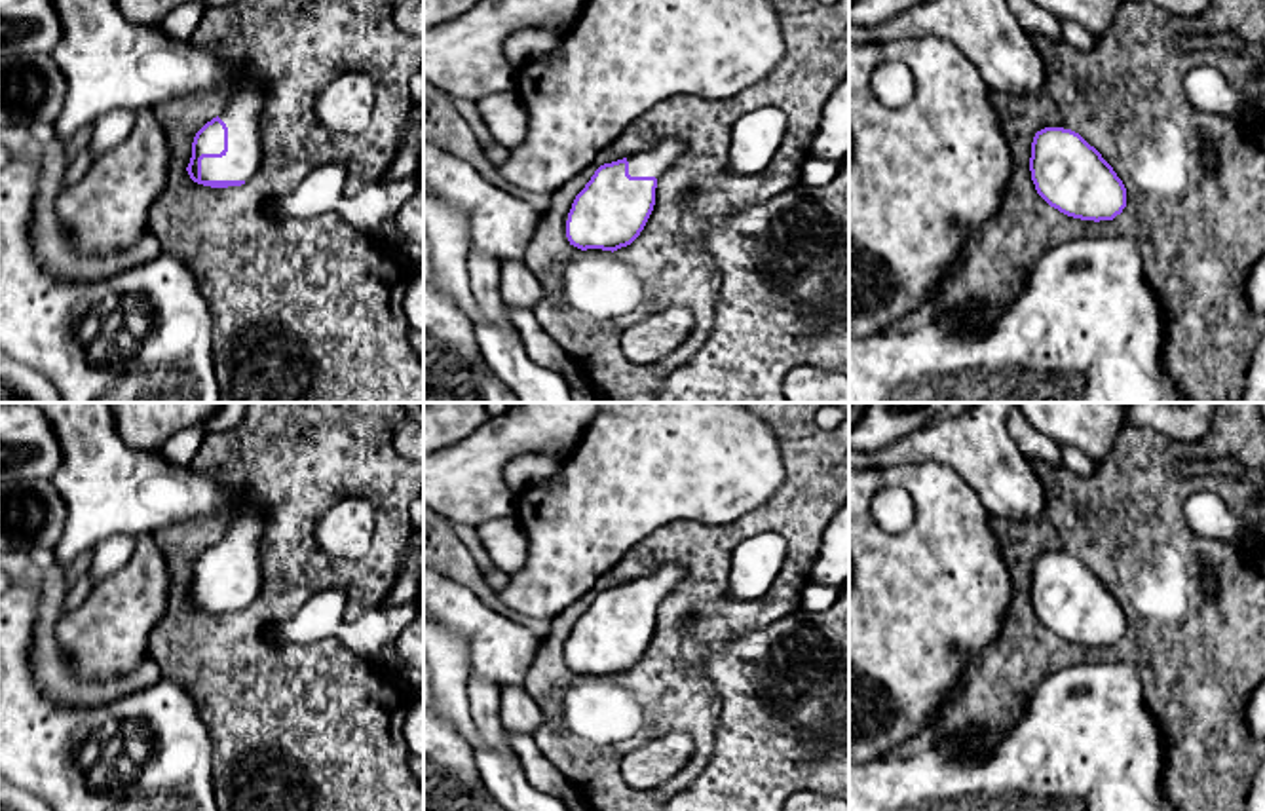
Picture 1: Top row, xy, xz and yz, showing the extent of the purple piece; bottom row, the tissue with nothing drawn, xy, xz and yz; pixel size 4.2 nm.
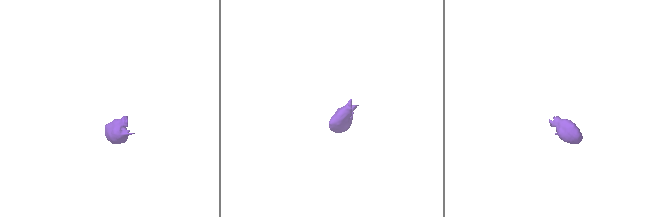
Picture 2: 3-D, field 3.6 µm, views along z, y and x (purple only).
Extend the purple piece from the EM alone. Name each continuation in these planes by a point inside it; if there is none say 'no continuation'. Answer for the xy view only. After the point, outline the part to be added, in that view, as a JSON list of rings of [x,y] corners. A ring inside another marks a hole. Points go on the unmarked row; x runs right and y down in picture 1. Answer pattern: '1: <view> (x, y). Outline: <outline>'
1: xy (109, 487). Outline: [[[28,403],[38,406],[59,435],[61,465],[49,477],[66,507],[66,526],[53,553],[59,568],[70,566],[82,553],[118,534],[154,534],[175,522],[215,517],[224,522],[218,543],[228,553],[228,577],[201,585],[201,606],[251,606],[264,587],[264,513],[256,498],[239,490],[218,469],[173,465],[161,450],[127,444],[116,425],[110,403]]]

